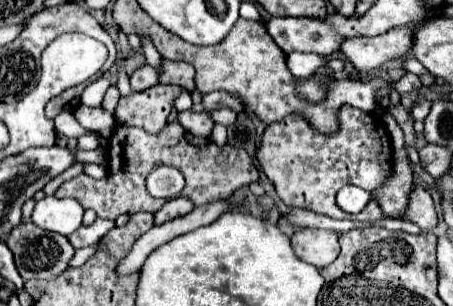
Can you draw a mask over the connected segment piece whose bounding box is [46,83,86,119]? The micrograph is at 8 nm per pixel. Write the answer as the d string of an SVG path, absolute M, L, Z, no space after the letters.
M82 83L82 85L76 85L76 87L72 87L72 89L64 91L62 95L54 97L52 101L48 101L48 105L46 105L46 117L48 117L48 119L54 119L54 117L56 117L58 113L62 113L62 111L74 113L76 107L80 105L80 95L82 95L84 87L86 87L84 83Z

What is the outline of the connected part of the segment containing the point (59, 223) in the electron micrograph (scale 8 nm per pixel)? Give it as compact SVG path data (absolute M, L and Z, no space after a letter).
M44 197L36 203L30 221L44 231L56 231L68 237L82 225L82 215L84 209L78 201Z

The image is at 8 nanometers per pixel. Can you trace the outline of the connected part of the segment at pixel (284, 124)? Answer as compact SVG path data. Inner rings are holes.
M342 105L338 113L338 131L334 135L324 135L316 131L302 115L290 113L282 121L266 127L262 135L262 145L258 147L258 161L266 177L274 183L280 199L290 207L302 207L314 213L328 215L332 219L356 219L356 221L376 221L382 219L380 207L370 201L360 213L344 213L336 205L336 193L344 185L358 185L366 191L374 191L392 173L392 143L386 129L372 113L352 109Z

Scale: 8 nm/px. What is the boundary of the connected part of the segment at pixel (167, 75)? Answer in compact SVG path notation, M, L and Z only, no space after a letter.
M162 61L164 73L160 75L160 83L172 83L182 89L194 91L194 69L184 61Z

